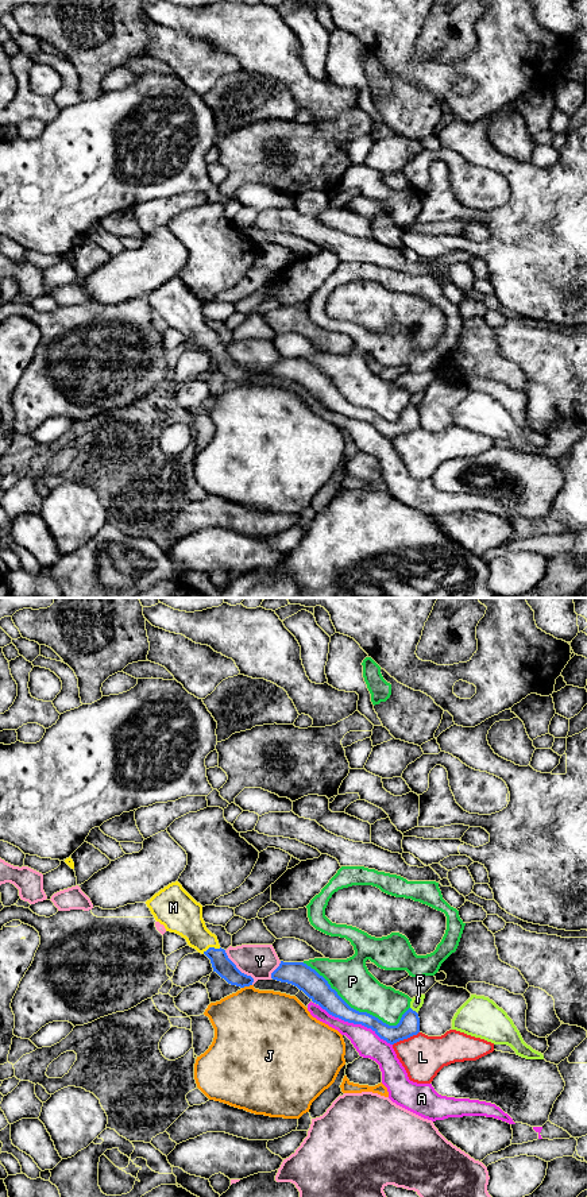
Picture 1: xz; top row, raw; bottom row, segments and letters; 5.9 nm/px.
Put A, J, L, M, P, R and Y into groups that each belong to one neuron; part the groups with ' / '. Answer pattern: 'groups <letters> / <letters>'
groups A / J / L / M / P / R / Y

